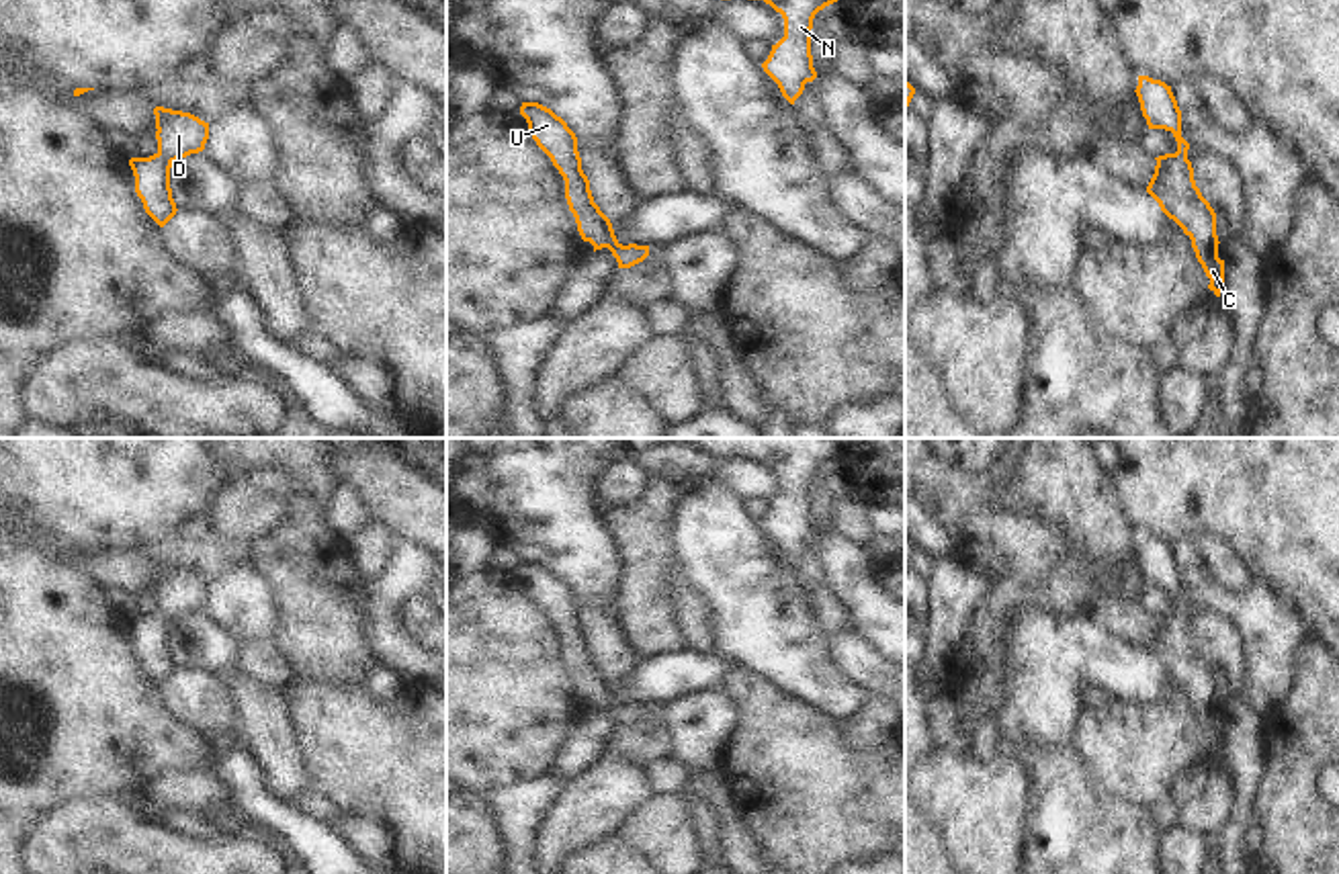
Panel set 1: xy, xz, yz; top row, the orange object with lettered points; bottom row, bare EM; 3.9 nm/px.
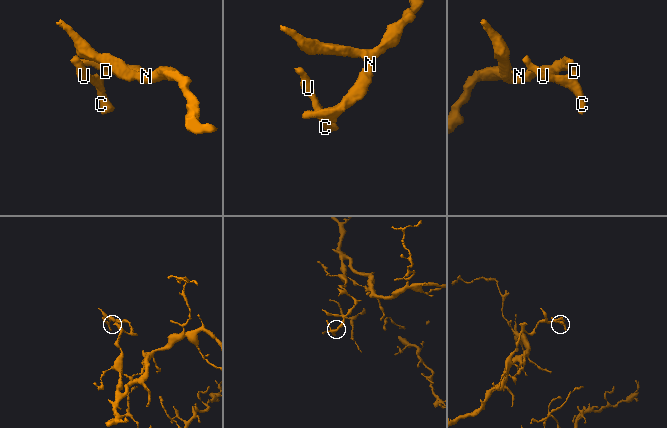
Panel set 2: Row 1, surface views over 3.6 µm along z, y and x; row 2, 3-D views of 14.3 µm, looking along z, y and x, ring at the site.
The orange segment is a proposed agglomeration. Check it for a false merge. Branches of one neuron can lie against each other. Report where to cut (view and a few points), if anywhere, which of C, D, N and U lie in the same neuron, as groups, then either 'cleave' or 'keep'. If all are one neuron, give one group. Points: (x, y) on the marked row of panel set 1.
cut none; groups C D N U; keep

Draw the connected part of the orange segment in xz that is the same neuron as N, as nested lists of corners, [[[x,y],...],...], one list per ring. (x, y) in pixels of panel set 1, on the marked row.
[[[764,0],[784,18],[784,37],[772,45],[764,72],[778,84],[782,96],[794,104],[805,84],[817,78],[811,55],[813,18],[837,0]]]

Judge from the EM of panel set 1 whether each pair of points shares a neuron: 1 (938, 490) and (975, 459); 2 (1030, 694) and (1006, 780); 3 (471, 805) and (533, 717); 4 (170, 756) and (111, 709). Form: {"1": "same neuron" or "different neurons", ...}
{"1": "different neurons", "2": "different neurons", "3": "different neurons", "4": "same neuron"}

